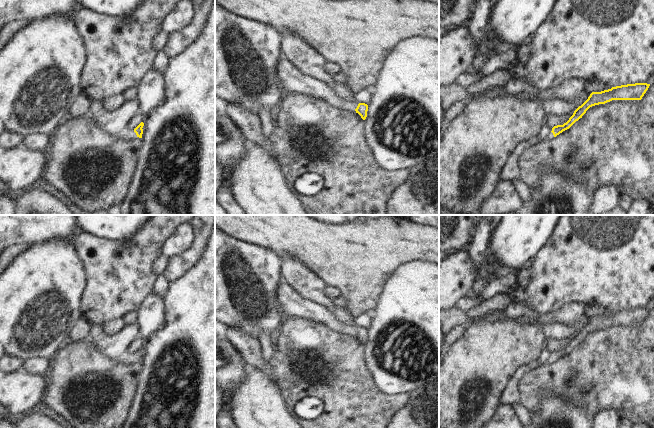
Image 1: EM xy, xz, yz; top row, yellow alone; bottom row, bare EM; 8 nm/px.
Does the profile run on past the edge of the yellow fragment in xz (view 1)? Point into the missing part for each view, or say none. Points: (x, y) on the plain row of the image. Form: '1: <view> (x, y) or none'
1: xz (309, 286)

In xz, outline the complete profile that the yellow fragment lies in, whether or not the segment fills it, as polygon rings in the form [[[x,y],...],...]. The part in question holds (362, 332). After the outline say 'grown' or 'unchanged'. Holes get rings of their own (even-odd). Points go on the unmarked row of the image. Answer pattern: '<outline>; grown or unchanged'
[[[285,255],[282,258],[280,274],[302,298],[318,304],[332,313],[336,320],[344,326],[348,335],[355,334],[363,344],[366,343],[368,329],[357,326],[353,321],[354,315],[346,308],[340,308],[333,304],[333,300],[325,294],[326,283],[304,264],[289,255]]]; grown

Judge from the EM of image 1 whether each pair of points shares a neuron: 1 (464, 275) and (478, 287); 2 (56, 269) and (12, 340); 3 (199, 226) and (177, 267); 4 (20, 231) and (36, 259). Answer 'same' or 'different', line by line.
1: different
2: same
3: same
4: different

